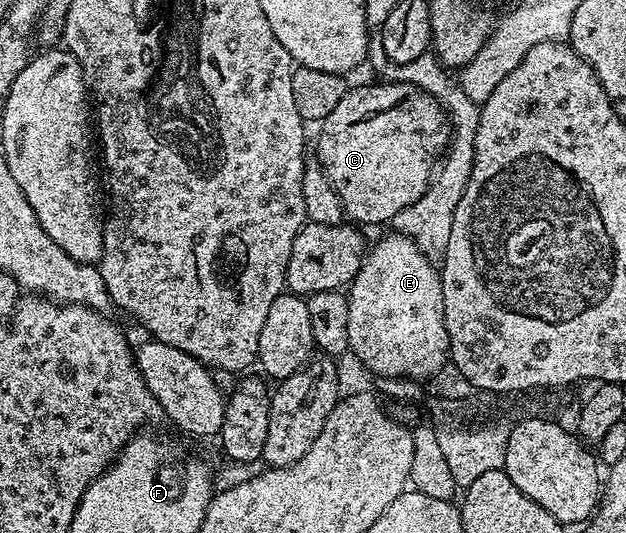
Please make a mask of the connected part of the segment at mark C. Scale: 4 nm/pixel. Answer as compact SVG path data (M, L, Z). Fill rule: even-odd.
M385 80L375 82L375 86L358 86L355 90L354 87L347 89L346 94L336 108L333 108L332 112L320 122L322 135L318 138L318 154L316 154L317 161L321 162L322 167L325 168L331 184L334 185L334 190L342 201L345 217L358 224L367 222L370 226L378 226L381 222L389 223L401 210L408 208L416 200L420 200L420 196L424 196L424 192L431 184L431 179L435 176L436 167L439 165L443 155L446 154L451 140L450 119L447 117L446 111L442 109L441 104L432 95L420 89L420 87L414 87L410 83L388 82Z

